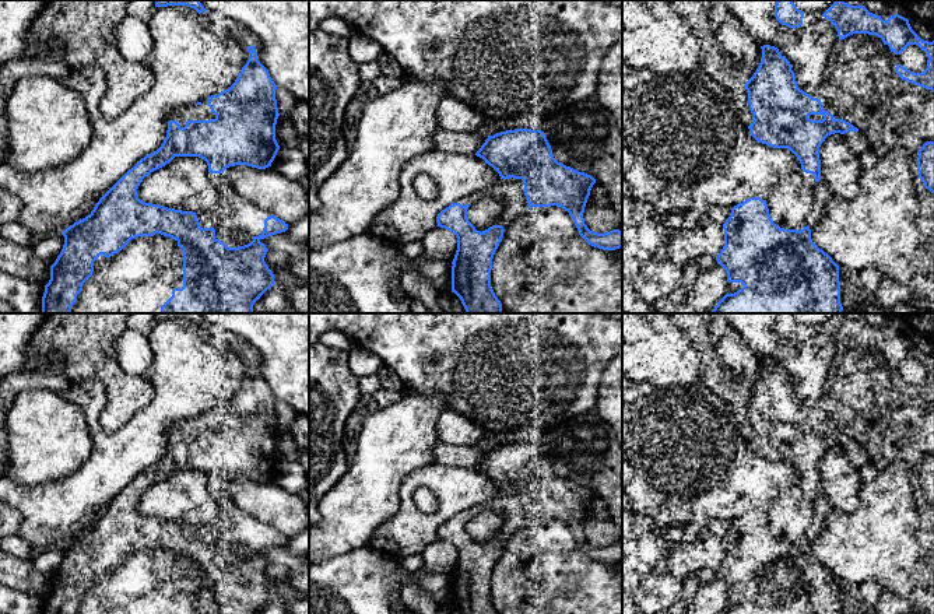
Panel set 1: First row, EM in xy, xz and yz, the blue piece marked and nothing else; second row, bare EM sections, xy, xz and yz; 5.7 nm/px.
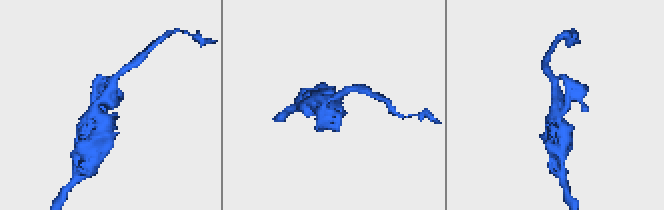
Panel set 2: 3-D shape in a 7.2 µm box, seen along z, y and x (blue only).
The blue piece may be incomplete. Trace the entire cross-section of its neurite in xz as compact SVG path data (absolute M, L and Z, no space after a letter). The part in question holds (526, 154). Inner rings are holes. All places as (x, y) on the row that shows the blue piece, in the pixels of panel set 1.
M515 129L488 136L475 155L492 166L499 173L501 180L492 187L452 203L436 217L438 227L453 232L457 238L457 250L452 262L452 292L460 298L467 313L502 313L502 304L491 287L492 259L502 242L505 229L526 206L529 208L562 207L569 213L579 235L589 245L603 250L622 248L622 232L619 229L598 234L587 228L583 213L596 179L558 162L544 131ZM487 196L499 199L505 204L505 211L492 227L481 232L468 221L467 210L477 200Z

